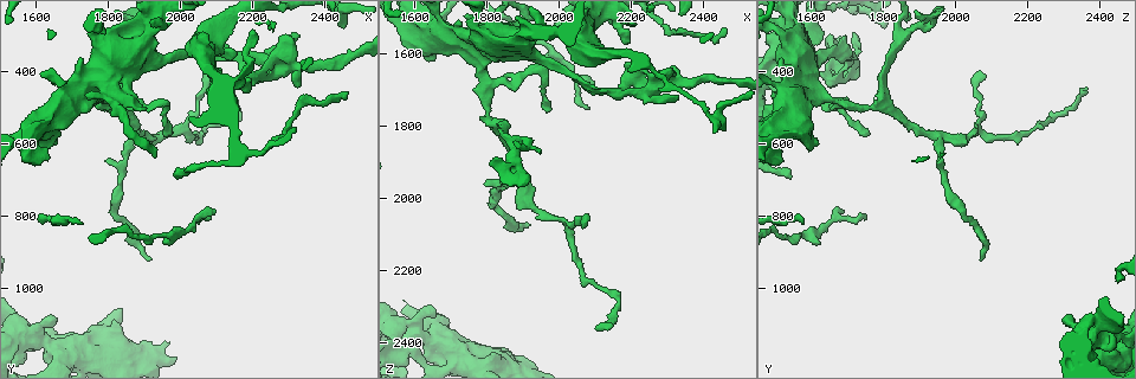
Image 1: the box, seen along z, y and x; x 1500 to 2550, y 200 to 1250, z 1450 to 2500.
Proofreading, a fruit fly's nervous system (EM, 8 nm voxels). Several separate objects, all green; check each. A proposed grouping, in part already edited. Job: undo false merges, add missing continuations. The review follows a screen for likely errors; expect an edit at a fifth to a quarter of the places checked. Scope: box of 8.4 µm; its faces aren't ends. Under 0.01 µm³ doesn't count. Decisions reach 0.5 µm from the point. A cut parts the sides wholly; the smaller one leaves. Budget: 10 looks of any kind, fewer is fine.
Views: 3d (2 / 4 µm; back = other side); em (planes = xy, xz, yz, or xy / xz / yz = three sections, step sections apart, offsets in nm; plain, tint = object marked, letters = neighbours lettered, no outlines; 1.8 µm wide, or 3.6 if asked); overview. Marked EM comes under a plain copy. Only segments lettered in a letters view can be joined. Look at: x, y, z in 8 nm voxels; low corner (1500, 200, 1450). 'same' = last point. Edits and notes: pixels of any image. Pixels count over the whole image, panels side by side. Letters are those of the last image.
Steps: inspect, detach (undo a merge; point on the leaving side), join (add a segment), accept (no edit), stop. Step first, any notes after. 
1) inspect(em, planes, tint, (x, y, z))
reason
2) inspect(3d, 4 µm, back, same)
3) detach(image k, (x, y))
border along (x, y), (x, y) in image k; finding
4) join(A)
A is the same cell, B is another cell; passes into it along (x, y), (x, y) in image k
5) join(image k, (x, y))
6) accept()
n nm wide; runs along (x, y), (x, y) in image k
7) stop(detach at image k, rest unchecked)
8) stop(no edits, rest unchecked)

inspect(3d, 2 µm, back, (2070, 350, 1525))
abrupt turn

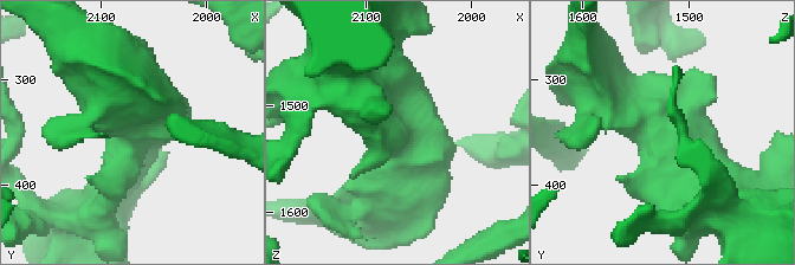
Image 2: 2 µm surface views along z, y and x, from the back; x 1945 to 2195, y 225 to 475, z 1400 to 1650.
inspect(em, planes, letters, (2074, 354, 1524))

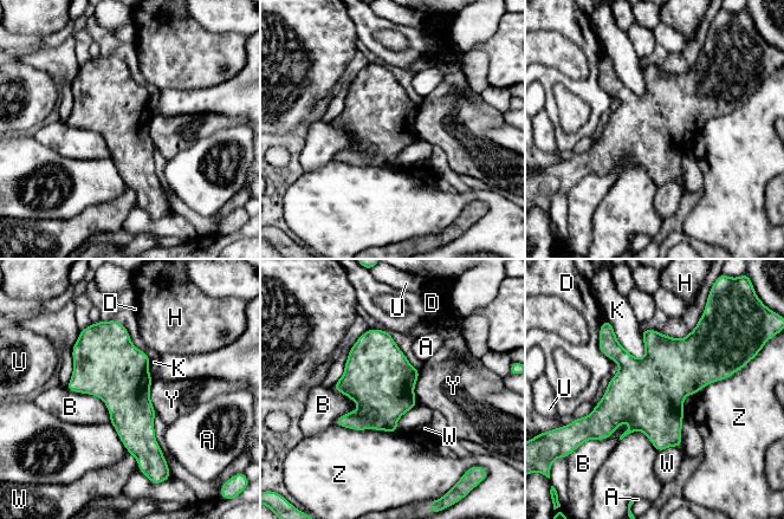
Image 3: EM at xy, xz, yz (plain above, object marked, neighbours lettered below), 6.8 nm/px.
accept()
A, B, D, H, K, U, W, Y and Z are other cells; border along (151, 380), (149, 397), (156, 413) in image 3; continuous, no second neuron

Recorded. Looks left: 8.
inspect(em, planes, letters, (2095, 785, 1685))
thin end

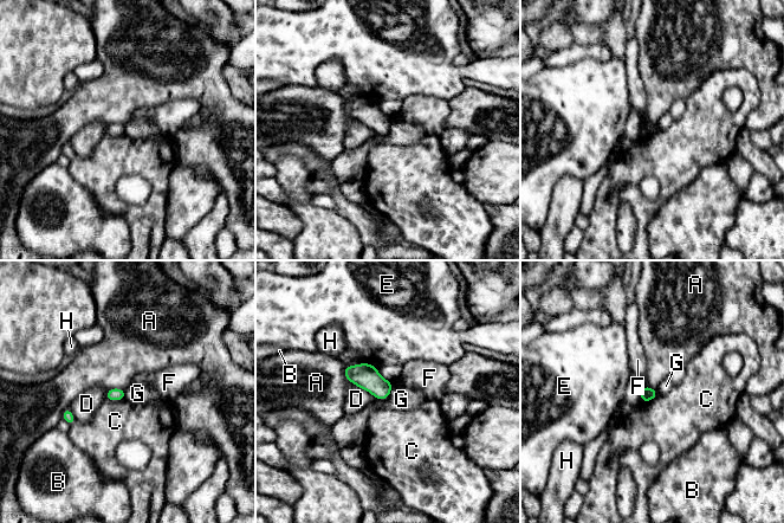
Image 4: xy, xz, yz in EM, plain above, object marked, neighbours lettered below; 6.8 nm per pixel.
accept()
100 nm wide; A, B, C, D, E, F, G and H are other cells; none of them fits

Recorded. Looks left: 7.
inspect(em, xz, step 8, tint, (1780, 385, 1550))

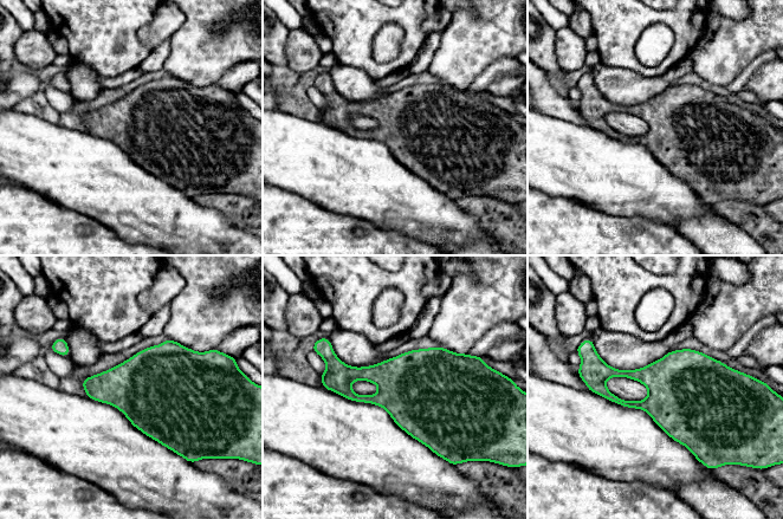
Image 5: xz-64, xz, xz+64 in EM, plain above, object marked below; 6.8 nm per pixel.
inspect(em, planes, letters, same)
cut it another way

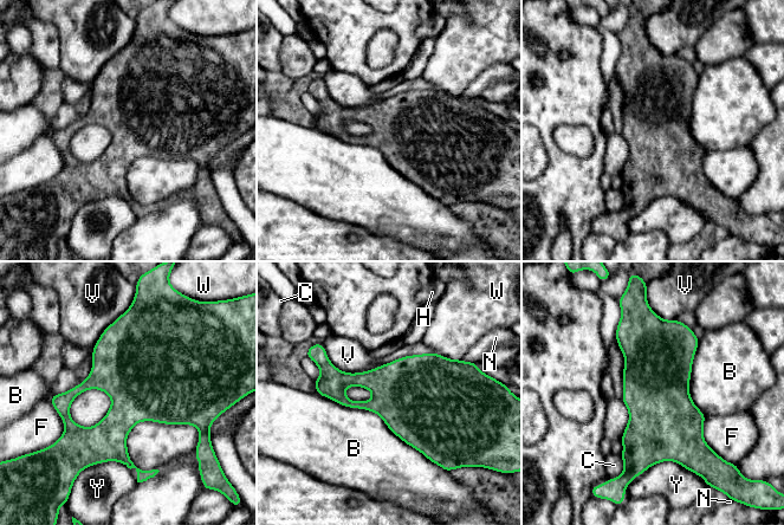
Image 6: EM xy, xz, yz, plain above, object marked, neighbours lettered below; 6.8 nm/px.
accept()
460 nm wide; B, C, F, H, N, V, W and Y are other cells; border along (316, 391), (376, 413), (433, 464) in image 6; one neuron here

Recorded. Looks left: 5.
inspect(3d, 4 µm, (1595, 1135, 2375))
two arms at a narrow angle

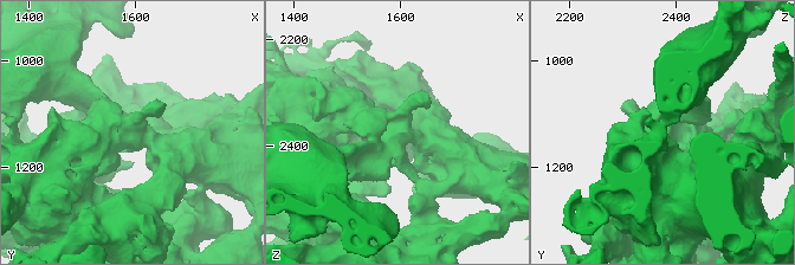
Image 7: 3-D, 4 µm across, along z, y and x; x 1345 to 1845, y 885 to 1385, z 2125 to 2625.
inspect(em, planes, tint, (1595, 1140, 2380))
need the tissue

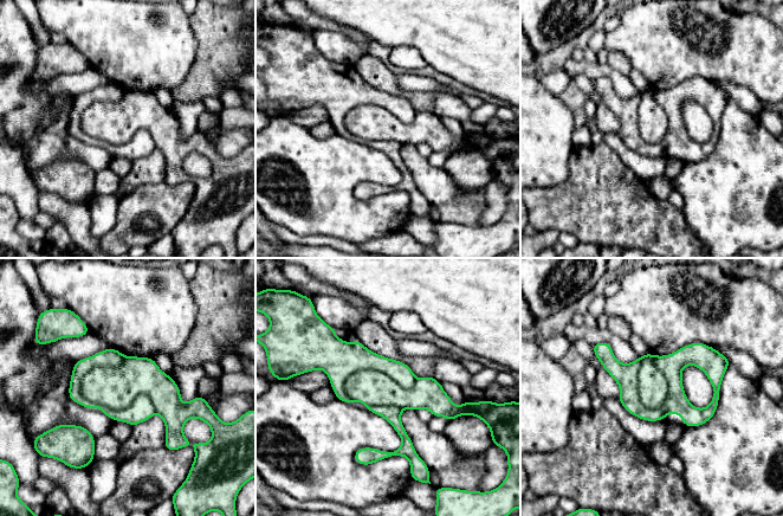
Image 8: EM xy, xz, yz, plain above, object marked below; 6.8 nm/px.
inspect(em, planes, letters, same)
see the neighbours

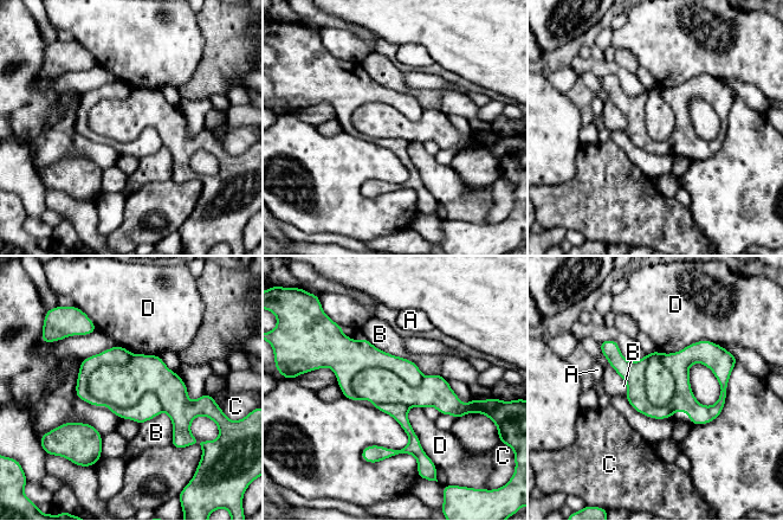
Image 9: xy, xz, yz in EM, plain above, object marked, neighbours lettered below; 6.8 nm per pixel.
detach(image 9, (679, 362))
A, B, C and D are other cells; two neurons meet here

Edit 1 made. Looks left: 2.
stop(detach at image 9, rest unchecked)

